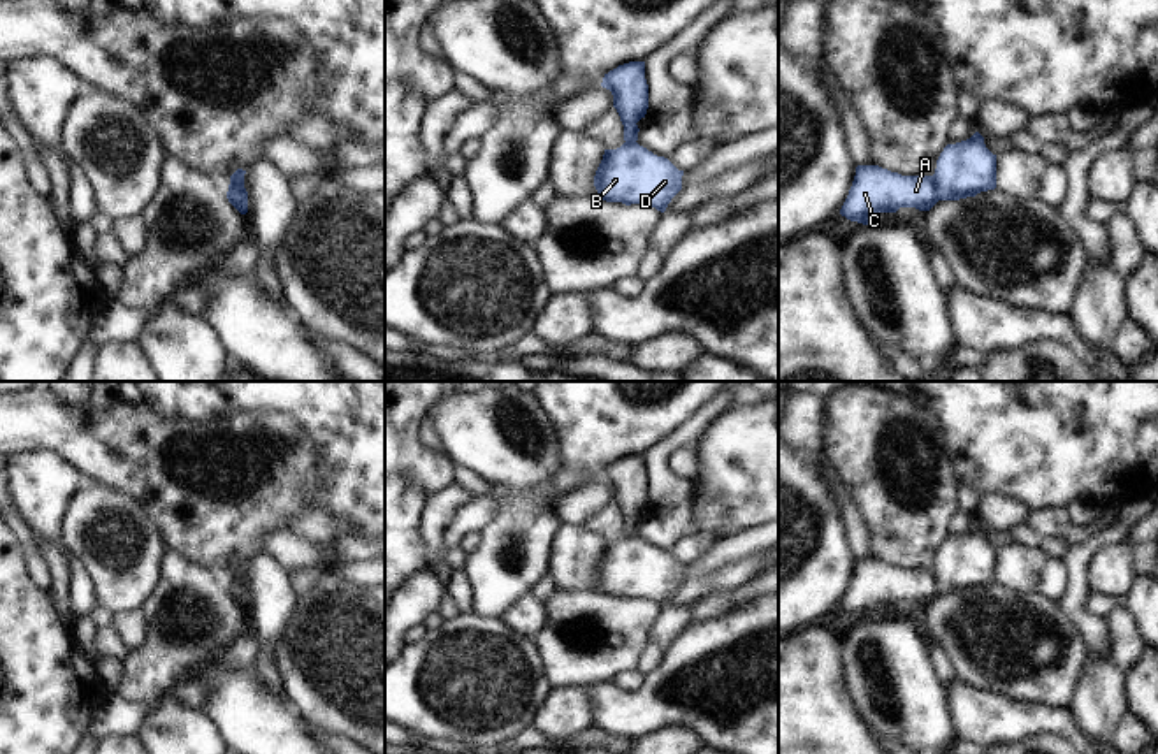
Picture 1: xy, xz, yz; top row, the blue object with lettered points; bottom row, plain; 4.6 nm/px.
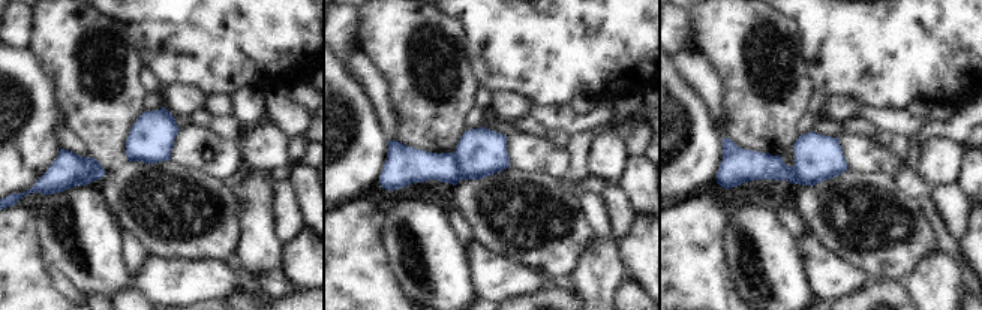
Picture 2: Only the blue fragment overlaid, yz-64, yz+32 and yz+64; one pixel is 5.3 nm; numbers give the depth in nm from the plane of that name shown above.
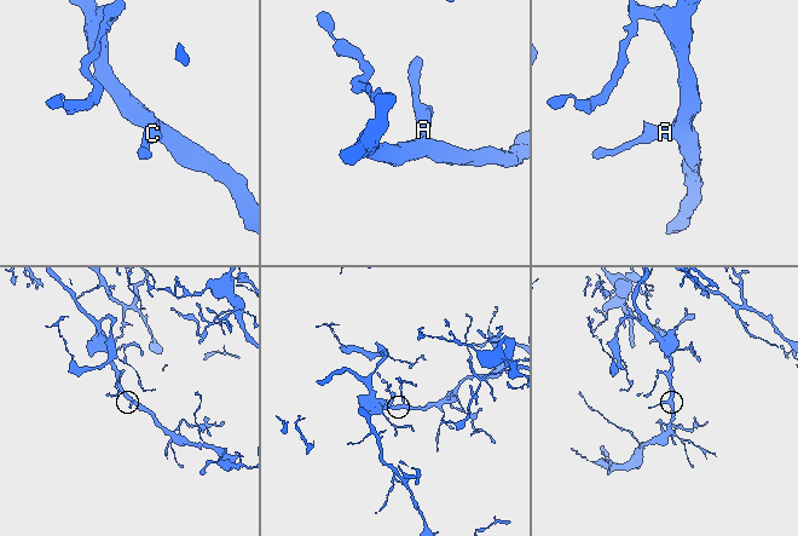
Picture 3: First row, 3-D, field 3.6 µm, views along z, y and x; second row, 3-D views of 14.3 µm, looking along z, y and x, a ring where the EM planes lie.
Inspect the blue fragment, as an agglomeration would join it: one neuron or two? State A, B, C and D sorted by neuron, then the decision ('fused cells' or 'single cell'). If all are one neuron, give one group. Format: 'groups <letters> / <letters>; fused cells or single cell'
groups A C / B D; fused cells

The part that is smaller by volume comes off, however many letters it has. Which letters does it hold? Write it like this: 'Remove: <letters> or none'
Remove: A, C

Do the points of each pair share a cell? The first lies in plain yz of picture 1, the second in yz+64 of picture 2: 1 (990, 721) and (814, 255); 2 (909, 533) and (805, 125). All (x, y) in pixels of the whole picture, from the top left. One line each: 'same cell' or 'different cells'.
1: same cell
2: different cells

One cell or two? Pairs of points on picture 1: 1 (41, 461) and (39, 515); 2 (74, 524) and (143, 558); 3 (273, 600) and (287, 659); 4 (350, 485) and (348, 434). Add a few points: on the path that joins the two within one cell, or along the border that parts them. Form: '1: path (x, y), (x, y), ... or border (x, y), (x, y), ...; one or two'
1: path (41, 475), (39, 501); one
2: path (92, 524), (97, 524), (125, 552); one
3: border (296, 598), (271, 649), (275, 674); two
4: path (350, 473), (350, 447); one

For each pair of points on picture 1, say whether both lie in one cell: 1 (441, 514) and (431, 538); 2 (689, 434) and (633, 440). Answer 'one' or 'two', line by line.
1: one
2: two

